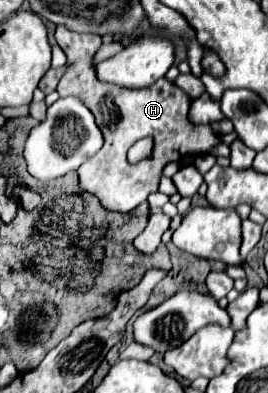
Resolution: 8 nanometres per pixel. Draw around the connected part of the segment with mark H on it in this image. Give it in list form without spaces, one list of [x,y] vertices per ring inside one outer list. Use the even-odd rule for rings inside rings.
[[[59,25],[55,37],[69,61],[69,69],[59,81],[57,91],[61,97],[69,97],[69,95],[81,97],[85,107],[89,107],[89,111],[95,115],[97,127],[101,129],[105,139],[99,153],[95,153],[89,161],[85,161],[79,167],[77,171],[79,187],[85,189],[87,193],[97,195],[97,199],[107,211],[119,211],[119,213],[133,211],[137,205],[141,205],[147,199],[151,191],[157,191],[159,177],[165,163],[179,161],[185,155],[203,155],[213,145],[219,143],[219,137],[211,131],[209,125],[193,125],[187,119],[191,99],[175,83],[161,79],[147,89],[117,89],[115,85],[105,85],[97,81],[91,63],[91,57],[101,45],[99,35],[73,33],[63,25]],[[147,135],[153,135],[155,139],[153,159],[147,159],[137,165],[129,165],[127,161],[129,147]]]

